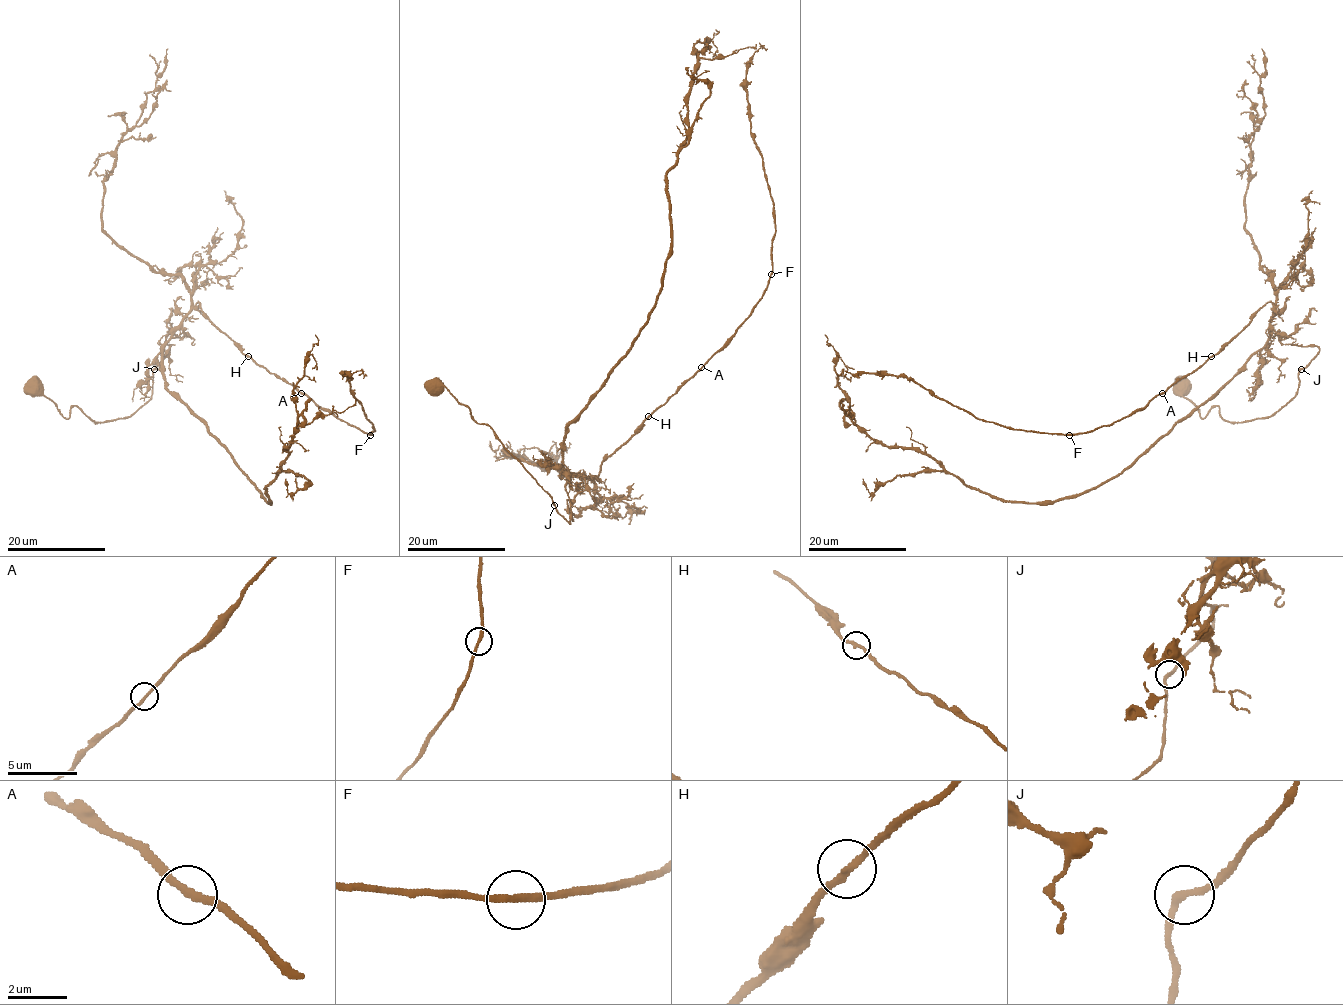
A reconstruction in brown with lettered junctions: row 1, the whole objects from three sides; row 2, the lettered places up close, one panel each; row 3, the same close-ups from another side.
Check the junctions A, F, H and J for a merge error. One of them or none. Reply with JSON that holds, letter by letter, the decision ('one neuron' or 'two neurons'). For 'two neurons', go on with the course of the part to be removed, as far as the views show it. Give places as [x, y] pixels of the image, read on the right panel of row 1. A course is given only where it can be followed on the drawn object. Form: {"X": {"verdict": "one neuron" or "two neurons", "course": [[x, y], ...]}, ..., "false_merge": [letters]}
{"A": {"verdict": "one neuron"}, "F": {"verdict": "one neuron"}, "H": {"verdict": "one neuron"}, "J": {"verdict": "one neuron"}, "false_merge": []}

